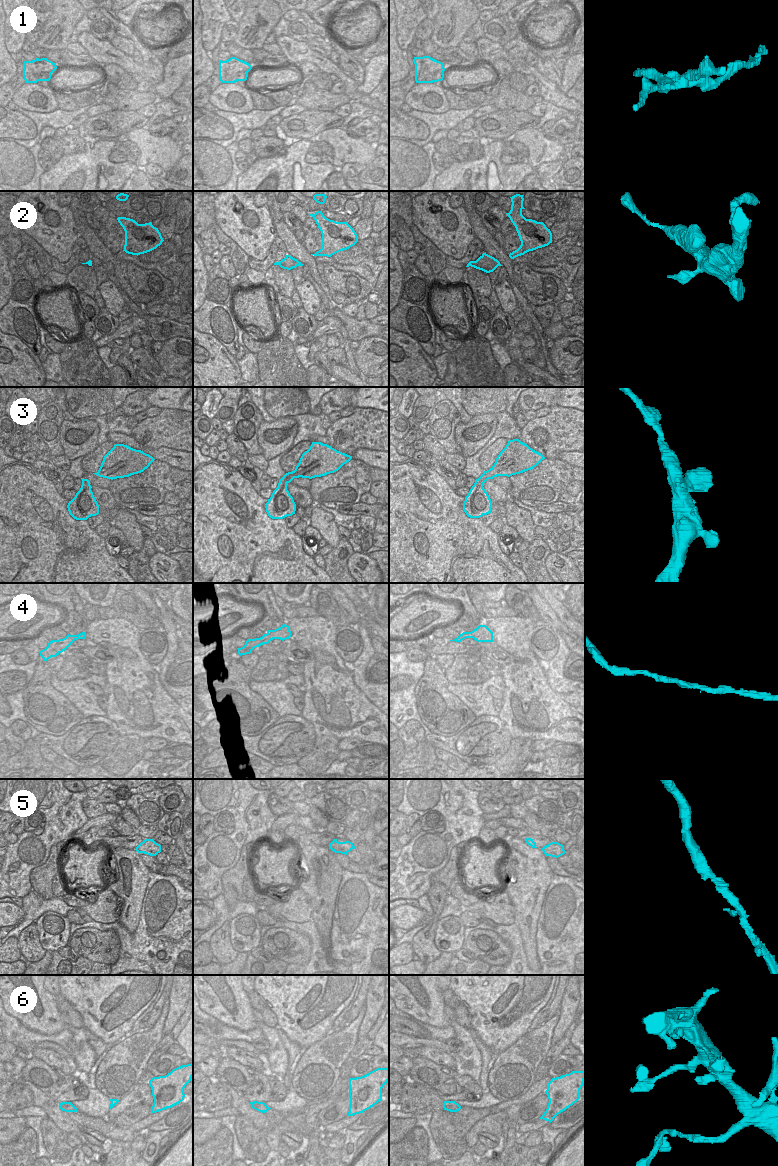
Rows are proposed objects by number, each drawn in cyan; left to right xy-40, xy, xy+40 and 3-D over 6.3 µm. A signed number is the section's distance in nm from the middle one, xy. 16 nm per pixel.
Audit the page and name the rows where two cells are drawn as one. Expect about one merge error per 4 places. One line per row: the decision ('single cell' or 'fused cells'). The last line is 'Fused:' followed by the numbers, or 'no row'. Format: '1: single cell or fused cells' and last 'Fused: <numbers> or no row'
1: fused cells
2: single cell
3: single cell
4: single cell
5: single cell
6: single cell
Fused: 1

